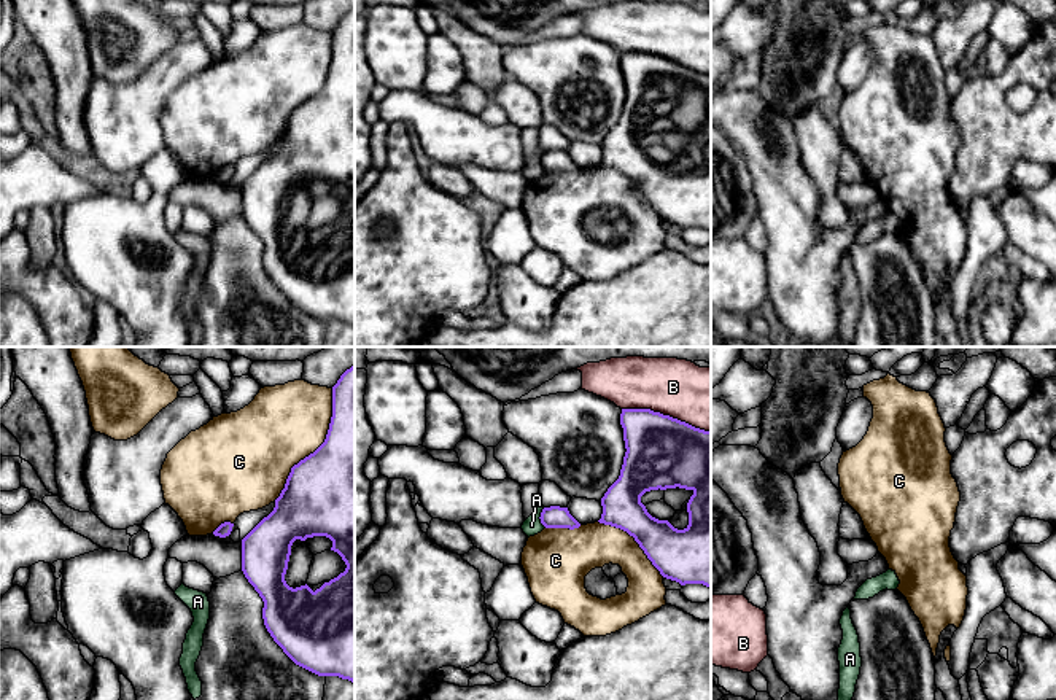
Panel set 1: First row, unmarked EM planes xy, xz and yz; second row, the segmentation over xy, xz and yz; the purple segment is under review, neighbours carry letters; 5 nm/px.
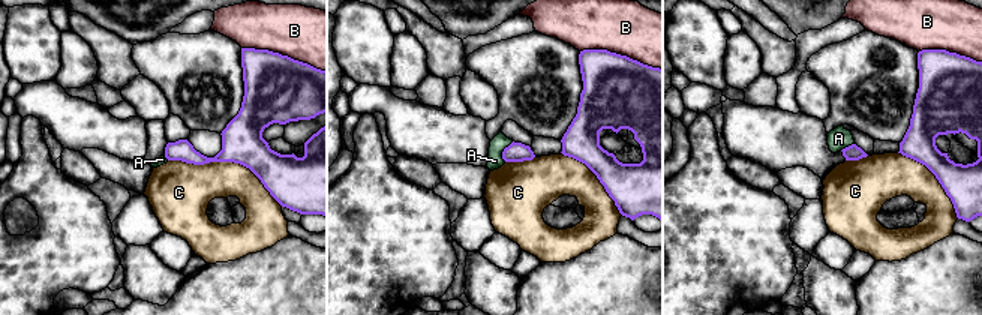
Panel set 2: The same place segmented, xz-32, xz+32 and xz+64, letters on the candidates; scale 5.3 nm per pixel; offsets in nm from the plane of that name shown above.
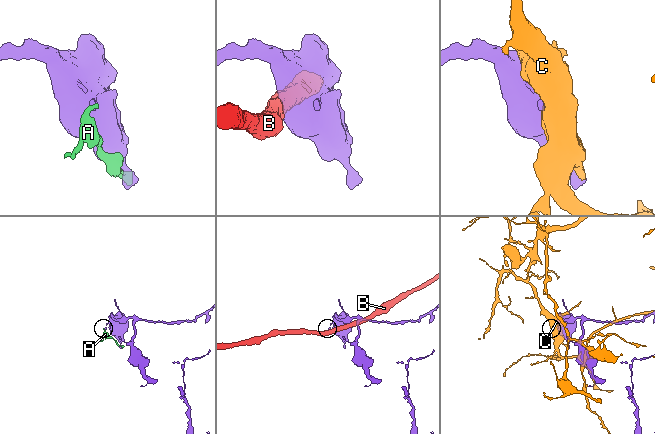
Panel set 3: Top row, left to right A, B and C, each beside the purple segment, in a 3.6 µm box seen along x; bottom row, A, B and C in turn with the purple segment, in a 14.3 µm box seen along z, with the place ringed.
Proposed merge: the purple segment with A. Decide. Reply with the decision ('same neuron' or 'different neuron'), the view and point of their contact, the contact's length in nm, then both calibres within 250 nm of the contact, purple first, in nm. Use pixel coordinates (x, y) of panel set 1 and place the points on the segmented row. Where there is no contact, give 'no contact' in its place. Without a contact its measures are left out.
different neuron | xz (539, 517) | 110 nm | 110/90 nm

